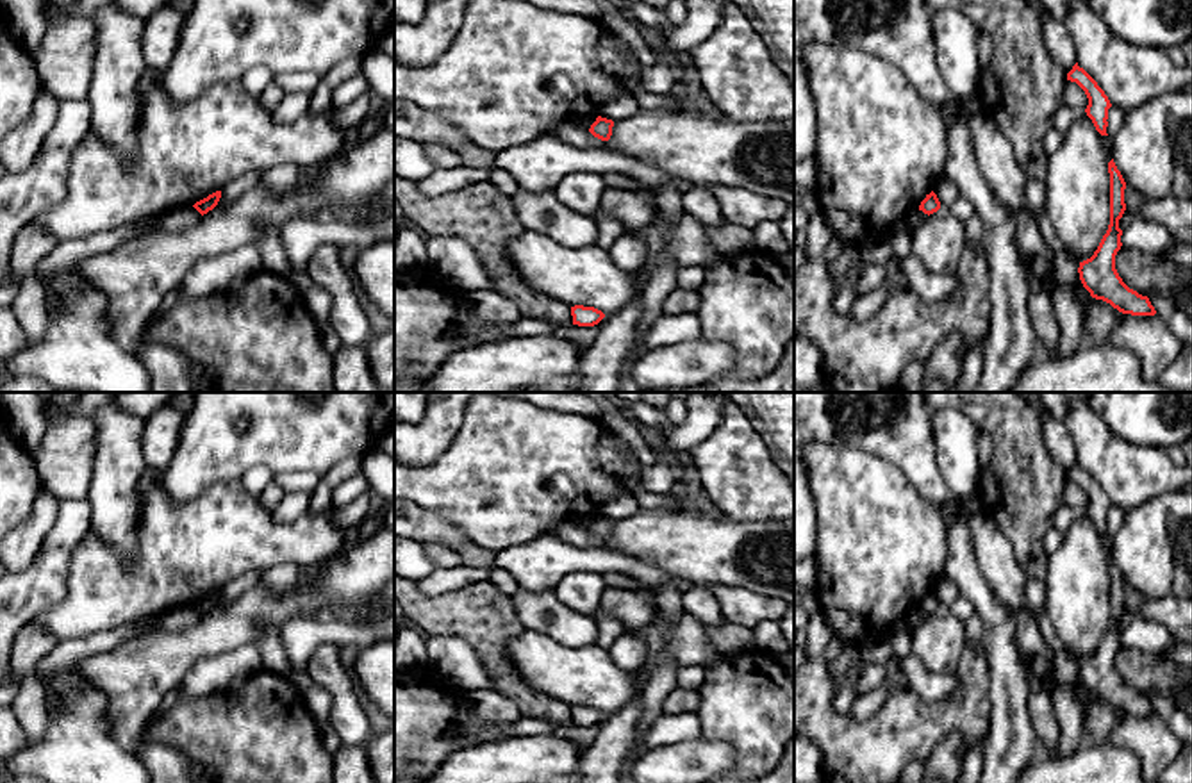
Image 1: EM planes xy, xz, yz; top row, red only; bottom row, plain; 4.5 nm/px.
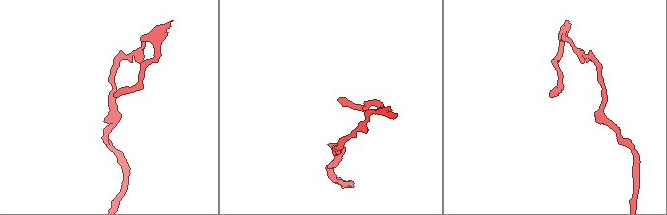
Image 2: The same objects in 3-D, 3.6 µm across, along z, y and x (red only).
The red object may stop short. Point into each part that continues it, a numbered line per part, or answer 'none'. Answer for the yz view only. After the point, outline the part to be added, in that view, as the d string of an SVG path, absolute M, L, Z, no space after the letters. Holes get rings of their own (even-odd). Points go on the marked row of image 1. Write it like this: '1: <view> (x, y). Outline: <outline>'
none

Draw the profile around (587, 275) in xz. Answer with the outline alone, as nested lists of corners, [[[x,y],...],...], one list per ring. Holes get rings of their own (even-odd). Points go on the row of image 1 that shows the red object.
[[[525,230],[509,241],[507,251],[530,289],[569,307],[594,307],[612,316],[637,294],[637,273],[621,269],[600,244],[567,248]]]

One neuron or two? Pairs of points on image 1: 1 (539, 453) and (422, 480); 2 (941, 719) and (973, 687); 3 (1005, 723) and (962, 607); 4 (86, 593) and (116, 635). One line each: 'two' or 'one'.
1: one
2: one
3: two
4: two

